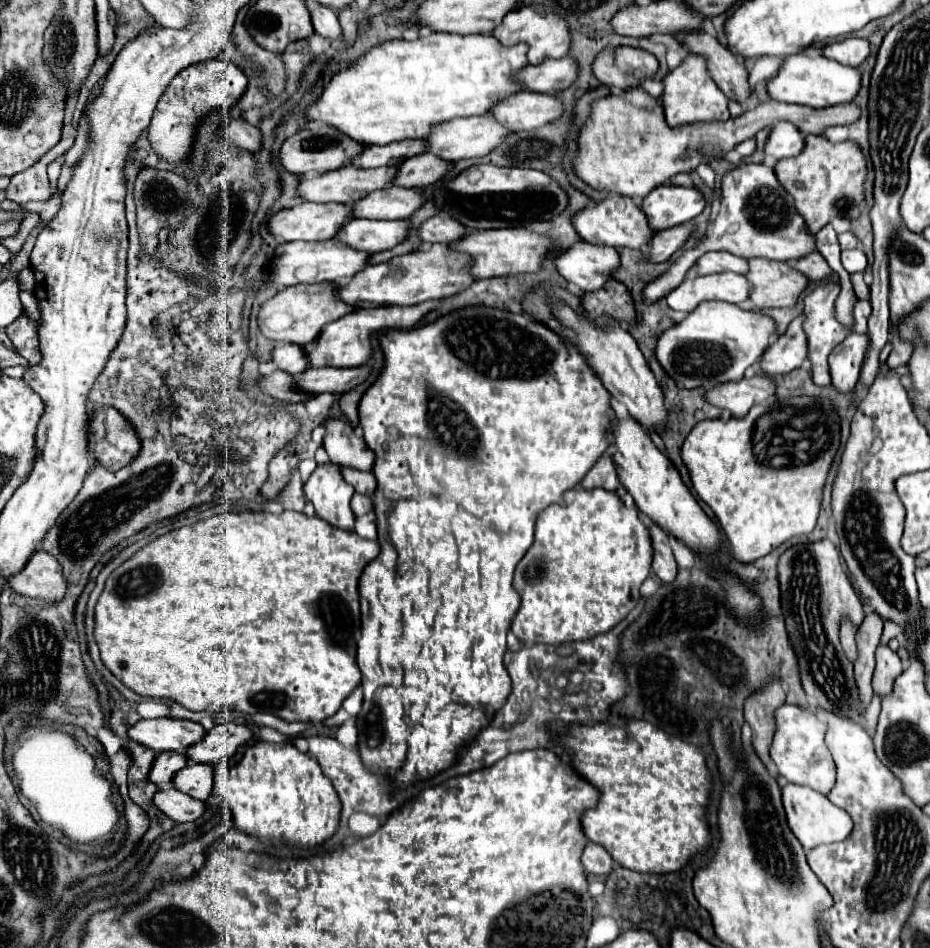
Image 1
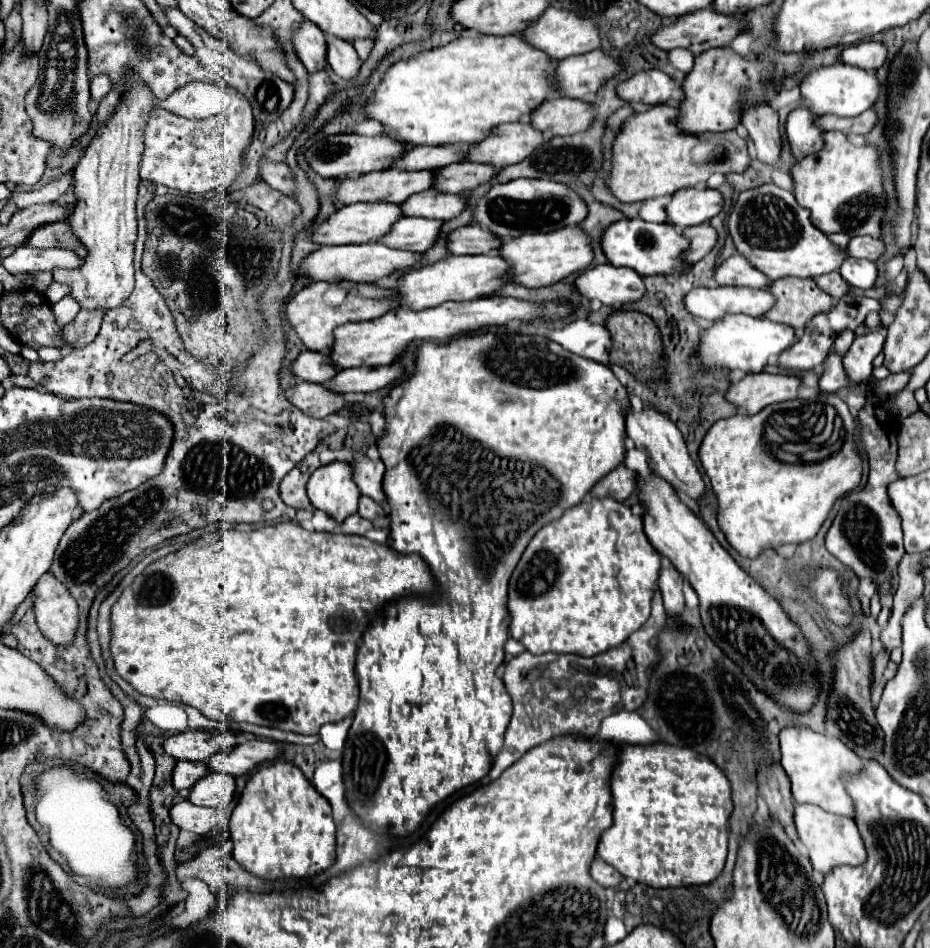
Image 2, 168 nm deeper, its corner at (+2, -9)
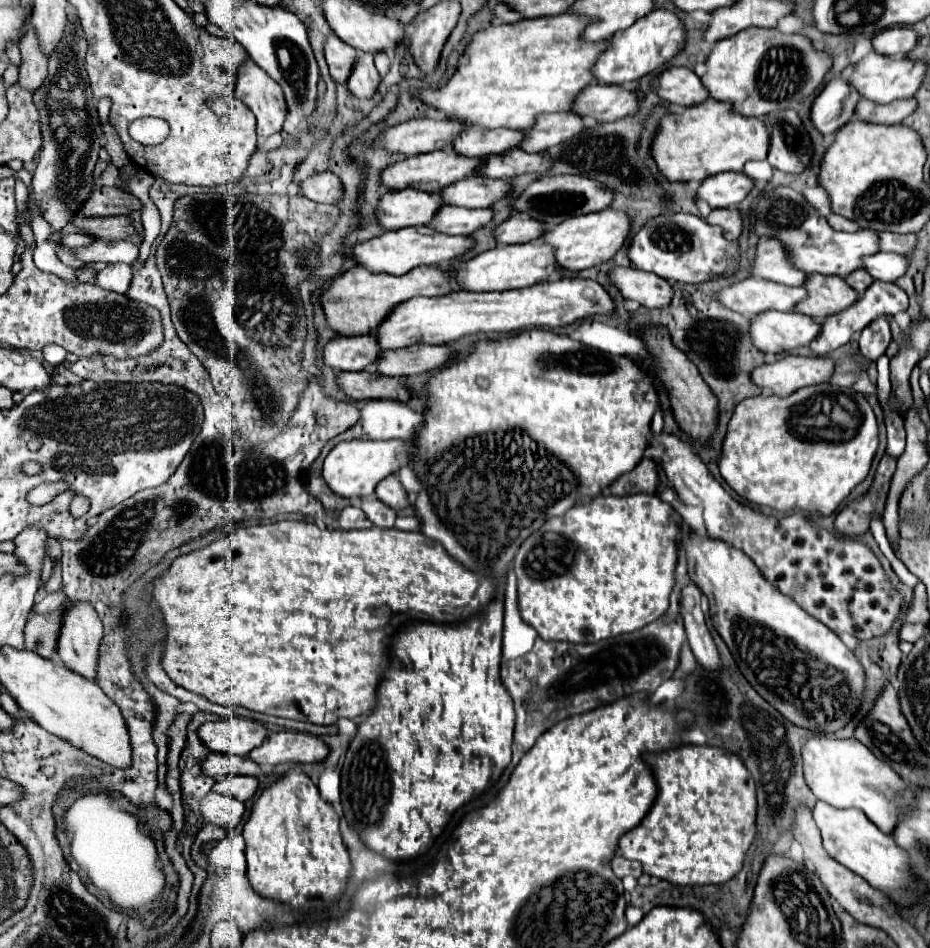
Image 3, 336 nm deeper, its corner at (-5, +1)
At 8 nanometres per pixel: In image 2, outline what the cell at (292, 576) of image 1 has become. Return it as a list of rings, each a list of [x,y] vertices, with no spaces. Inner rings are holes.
[[[286,521],[278,525],[266,525],[262,529],[240,533],[236,529],[218,531],[202,535],[198,541],[186,545],[184,549],[166,555],[164,559],[152,563],[142,575],[134,579],[134,583],[120,595],[118,603],[112,607],[112,657],[116,663],[116,671],[142,695],[150,695],[156,699],[166,699],[174,703],[184,703],[196,707],[202,715],[212,721],[246,721],[254,725],[278,727],[282,731],[316,735],[322,725],[336,723],[344,717],[354,715],[358,705],[358,677],[356,677],[356,653],[362,641],[362,635],[368,623],[374,619],[374,613],[380,613],[382,607],[394,599],[420,595],[430,597],[436,593],[434,575],[424,563],[424,559],[416,553],[404,555],[394,551],[390,545],[374,543],[366,537],[346,535],[346,533],[320,533],[306,531],[304,527]]]

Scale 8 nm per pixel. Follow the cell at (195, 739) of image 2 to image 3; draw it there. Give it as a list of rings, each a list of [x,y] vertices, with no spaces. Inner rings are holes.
[[[229,717],[215,723],[203,723],[197,729],[197,737],[211,751],[245,757],[251,749],[261,745],[261,741],[267,737],[267,729],[251,719]]]

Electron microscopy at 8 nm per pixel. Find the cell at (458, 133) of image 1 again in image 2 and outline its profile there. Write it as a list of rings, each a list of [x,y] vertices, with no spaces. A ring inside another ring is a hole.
[[[504,123],[492,131],[490,137],[476,143],[468,153],[468,161],[492,163],[494,167],[506,167],[524,161],[536,147],[544,145],[544,135],[530,123]]]

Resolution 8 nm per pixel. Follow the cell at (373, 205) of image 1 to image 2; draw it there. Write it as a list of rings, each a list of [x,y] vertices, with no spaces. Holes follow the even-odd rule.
[[[428,189],[412,195],[400,205],[406,217],[426,217],[426,219],[454,219],[464,209],[468,209],[468,197],[464,195],[444,195],[436,189]]]

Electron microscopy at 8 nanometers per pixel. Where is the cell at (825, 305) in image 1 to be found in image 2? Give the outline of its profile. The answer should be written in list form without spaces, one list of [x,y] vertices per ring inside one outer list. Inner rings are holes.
[[[832,351],[826,361],[824,361],[824,375],[820,379],[820,389],[826,393],[834,393],[842,387],[850,387],[856,389],[858,385],[852,385],[852,381],[848,379],[844,367],[842,367],[842,359]]]

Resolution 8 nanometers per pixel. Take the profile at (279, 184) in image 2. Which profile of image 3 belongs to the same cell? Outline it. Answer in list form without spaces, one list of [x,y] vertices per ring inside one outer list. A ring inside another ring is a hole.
[[[331,171],[313,173],[311,177],[299,183],[299,189],[305,197],[319,201],[319,203],[331,203],[331,205],[335,205],[343,193],[339,179]]]

